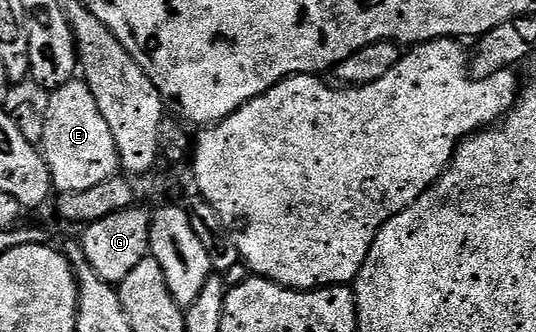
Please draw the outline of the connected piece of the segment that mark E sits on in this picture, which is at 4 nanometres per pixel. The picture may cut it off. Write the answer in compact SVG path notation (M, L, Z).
M85 80L69 81L64 87L53 90L49 97L50 102L44 105L46 126L40 152L46 158L55 190L62 193L88 191L88 187L96 187L115 176L120 169L118 144Z

